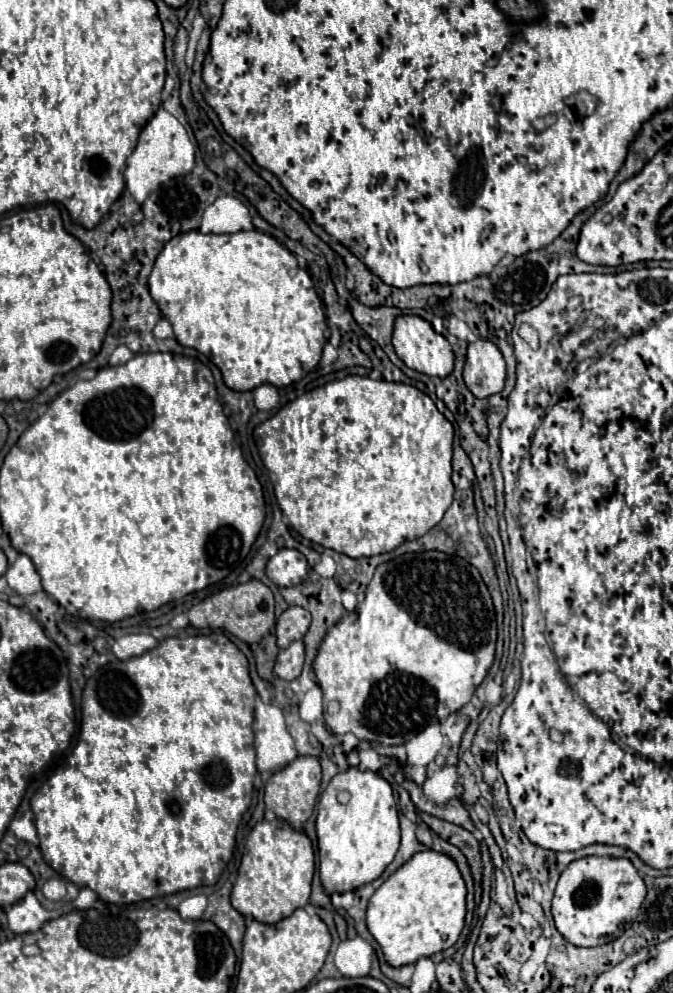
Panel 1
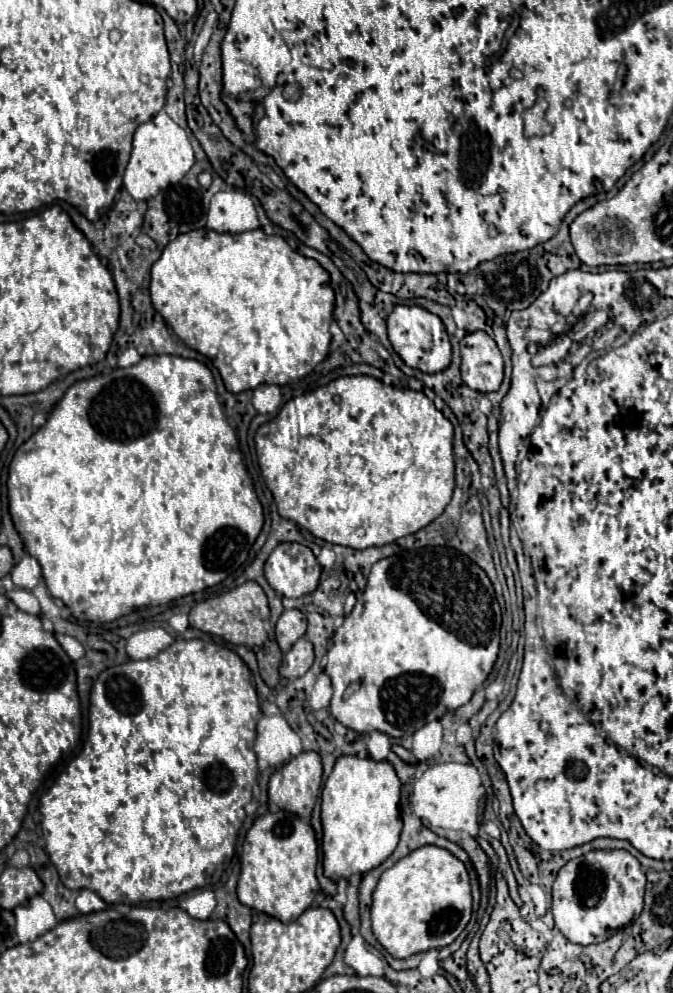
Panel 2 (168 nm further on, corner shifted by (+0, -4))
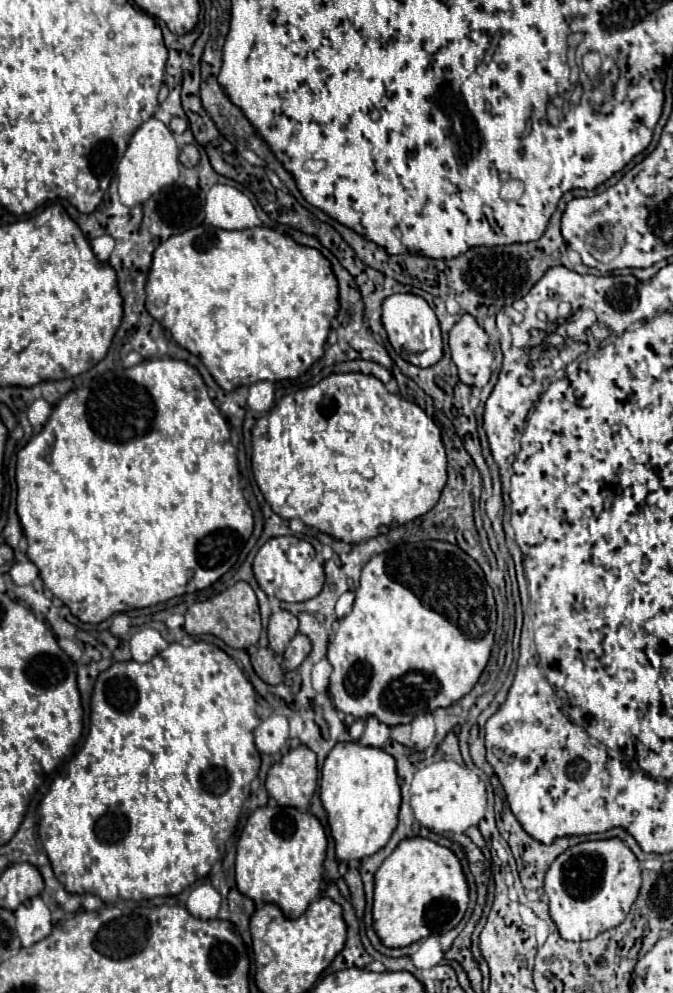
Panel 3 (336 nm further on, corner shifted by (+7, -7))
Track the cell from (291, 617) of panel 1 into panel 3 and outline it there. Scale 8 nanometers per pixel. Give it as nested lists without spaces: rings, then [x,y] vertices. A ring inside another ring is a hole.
[[[279,611],[279,613],[273,613],[271,619],[269,619],[269,627],[267,627],[267,633],[269,633],[269,647],[275,651],[275,653],[283,653],[289,645],[289,641],[295,637],[297,633],[297,617],[291,615],[289,611]]]

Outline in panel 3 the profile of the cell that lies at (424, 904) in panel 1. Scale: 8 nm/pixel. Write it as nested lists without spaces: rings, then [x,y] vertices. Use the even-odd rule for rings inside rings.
[[[403,839],[395,851],[383,861],[383,865],[375,873],[375,897],[373,897],[373,927],[381,941],[387,947],[407,947],[423,937],[429,937],[433,933],[445,933],[453,929],[461,917],[465,915],[467,903],[469,903],[469,889],[467,879],[463,873],[463,867],[457,859],[457,855],[437,845],[431,839]]]

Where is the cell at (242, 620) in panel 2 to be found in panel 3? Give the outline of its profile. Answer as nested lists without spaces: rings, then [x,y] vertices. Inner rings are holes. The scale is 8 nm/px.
[[[239,581],[227,591],[191,605],[185,613],[185,631],[191,635],[201,635],[209,633],[225,641],[233,649],[247,649],[251,645],[257,645],[259,633],[261,633],[261,617],[259,617],[259,605],[257,605],[257,595],[249,587],[249,583]]]

